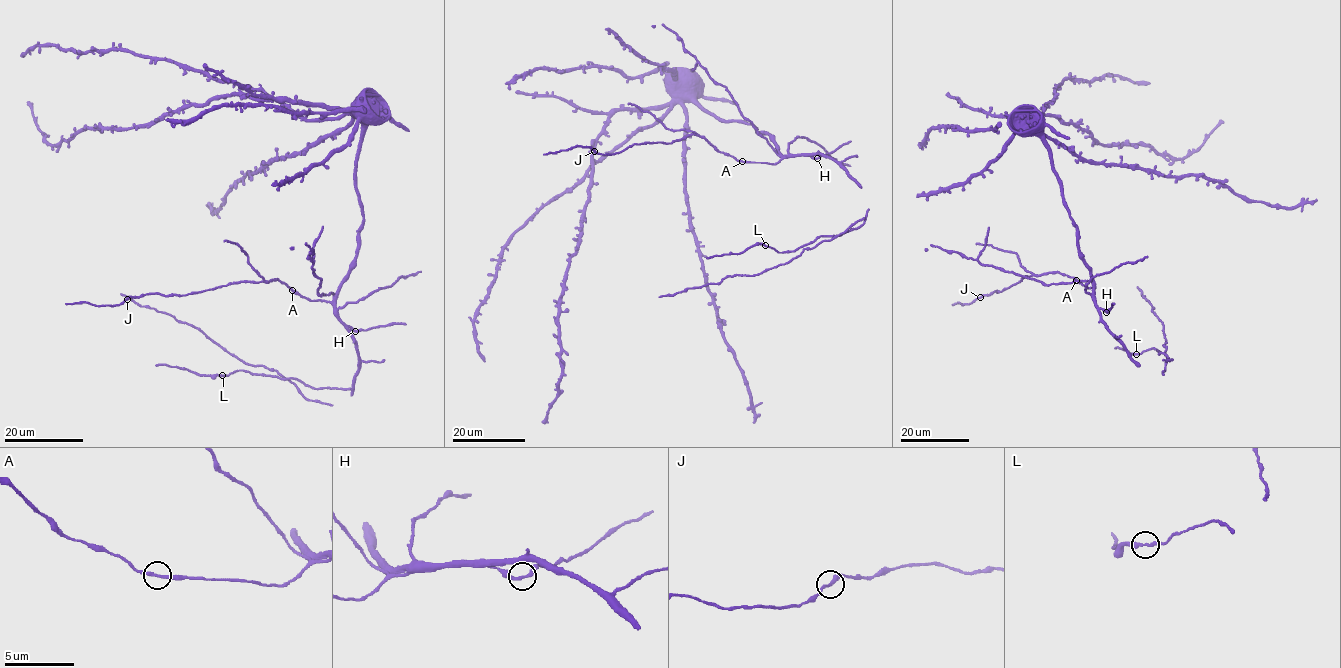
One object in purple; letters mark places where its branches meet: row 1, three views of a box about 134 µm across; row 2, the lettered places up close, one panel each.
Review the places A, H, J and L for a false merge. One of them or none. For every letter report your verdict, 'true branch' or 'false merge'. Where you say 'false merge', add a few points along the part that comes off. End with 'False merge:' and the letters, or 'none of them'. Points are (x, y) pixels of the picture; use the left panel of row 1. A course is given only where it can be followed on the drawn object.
A: true branch
H: true branch
J: true branch
L: true branch
False merge: none of them

